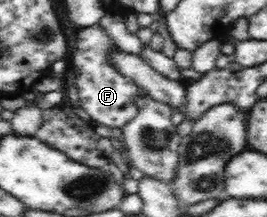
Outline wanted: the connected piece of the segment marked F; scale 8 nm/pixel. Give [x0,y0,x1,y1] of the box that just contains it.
[70,24,144,129]

